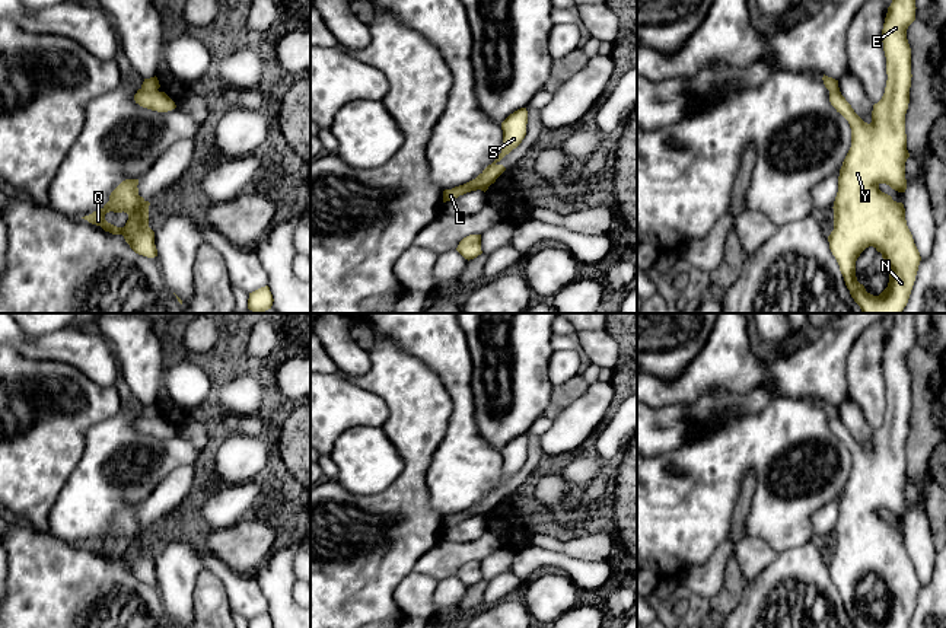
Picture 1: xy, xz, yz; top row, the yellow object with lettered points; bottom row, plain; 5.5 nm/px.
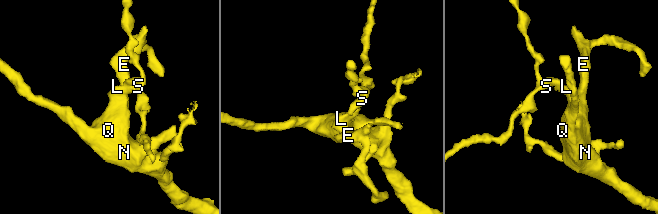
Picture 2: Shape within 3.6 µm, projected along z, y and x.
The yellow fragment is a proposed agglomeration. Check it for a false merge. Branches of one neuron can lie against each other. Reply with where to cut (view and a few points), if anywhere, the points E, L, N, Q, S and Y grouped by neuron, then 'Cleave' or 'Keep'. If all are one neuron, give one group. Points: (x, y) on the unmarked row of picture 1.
Split along xz (494, 490), (475, 506). Groups: E L N Q Y / S. Cleave

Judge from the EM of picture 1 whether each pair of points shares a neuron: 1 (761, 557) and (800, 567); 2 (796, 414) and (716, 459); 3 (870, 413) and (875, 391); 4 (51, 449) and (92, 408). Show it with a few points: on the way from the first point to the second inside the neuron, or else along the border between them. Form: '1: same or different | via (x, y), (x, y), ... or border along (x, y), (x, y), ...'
1: different | border along (777, 554), (757, 574), (748, 579)
2: same | via (776, 432), (765, 442), (748, 442), (736, 446)
3: same | via (872, 407), (872, 397)
4: same | via (61, 439), (82, 418)

